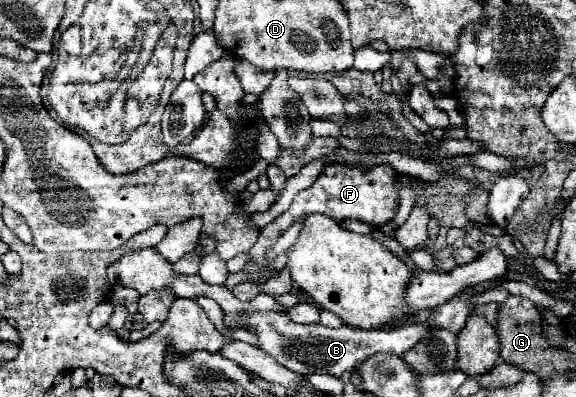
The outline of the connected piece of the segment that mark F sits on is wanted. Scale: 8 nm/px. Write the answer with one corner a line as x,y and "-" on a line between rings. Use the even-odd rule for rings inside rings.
331,163
323,169
323,173
317,177
317,181
299,191
291,203
291,207
279,215
275,221
265,225
259,233
259,241
253,245
249,251
249,259
267,267
265,263
265,251
277,241
277,237
291,227
293,223
301,221
303,217
311,213
323,213
327,217
333,217
337,221
345,219
357,219
367,225
381,227
385,223
391,223
395,213
397,213
397,201
399,201
399,191
395,187
397,173
389,163
381,163
375,167
361,167
361,165
343,165
343,163

